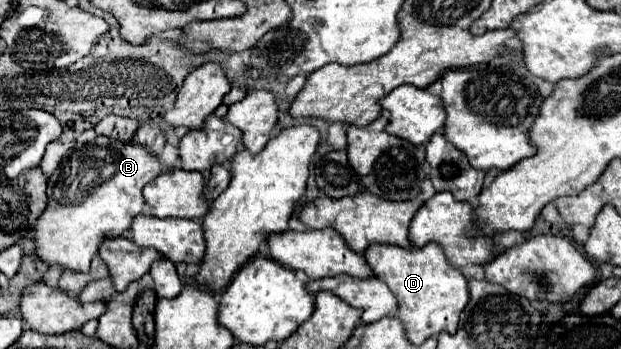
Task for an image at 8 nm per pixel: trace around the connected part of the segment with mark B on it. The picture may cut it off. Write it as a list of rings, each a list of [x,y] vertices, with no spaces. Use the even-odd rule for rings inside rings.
[[[97,137],[93,143],[75,147],[67,157],[63,157],[55,173],[49,177],[49,183],[47,183],[49,201],[47,201],[43,215],[37,219],[37,225],[33,227],[33,241],[35,241],[37,257],[41,257],[41,261],[49,267],[59,265],[61,269],[67,269],[67,271],[87,273],[89,263],[95,257],[99,245],[105,239],[119,237],[121,233],[125,233],[133,217],[137,217],[143,211],[145,199],[141,191],[145,183],[153,181],[163,171],[169,171],[169,169],[165,169],[157,161],[157,157],[149,155],[149,151],[141,145],[131,145],[131,143],[121,145],[121,141]]]

